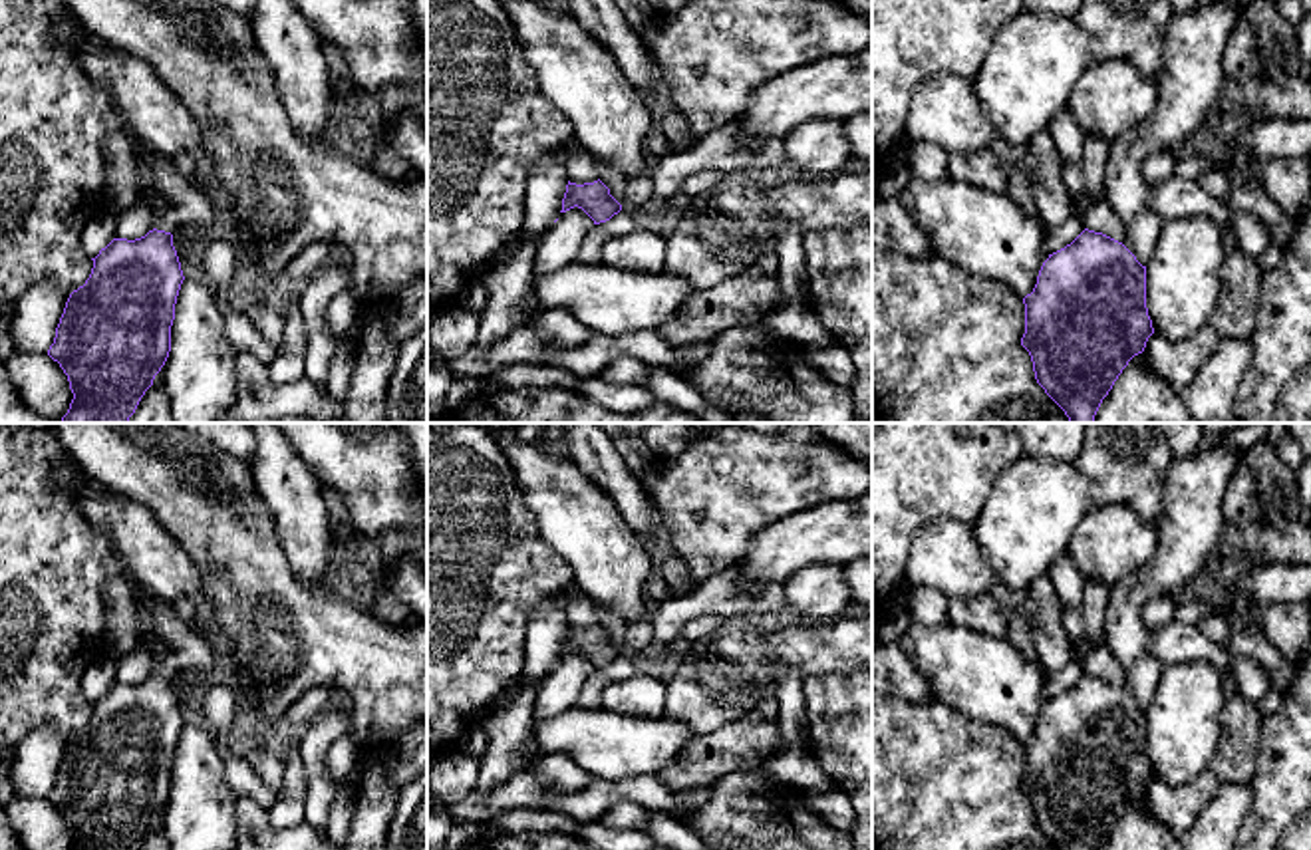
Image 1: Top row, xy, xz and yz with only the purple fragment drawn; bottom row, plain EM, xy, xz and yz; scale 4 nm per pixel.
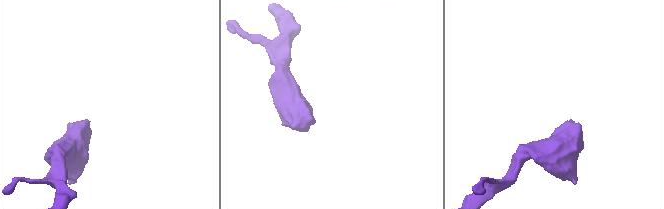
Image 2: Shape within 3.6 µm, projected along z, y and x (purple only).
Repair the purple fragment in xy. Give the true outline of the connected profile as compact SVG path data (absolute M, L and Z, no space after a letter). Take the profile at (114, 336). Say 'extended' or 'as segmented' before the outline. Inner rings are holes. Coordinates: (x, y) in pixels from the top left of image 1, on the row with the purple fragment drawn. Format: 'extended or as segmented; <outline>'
extended; M153 149L137 161L137 195L153 211L153 228L135 240L113 238L91 258L91 274L70 294L48 350L73 393L60 423L129 423L171 352L175 304L185 280L173 232L191 224L209 226L218 214L207 193L185 179L171 157Z

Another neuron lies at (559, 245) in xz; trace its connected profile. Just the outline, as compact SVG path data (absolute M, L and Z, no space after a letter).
M578 207L560 212L558 220L536 238L532 284L526 296L526 310L538 314L538 298L534 292L534 280L576 262L580 244L586 232L594 226L594 220Z

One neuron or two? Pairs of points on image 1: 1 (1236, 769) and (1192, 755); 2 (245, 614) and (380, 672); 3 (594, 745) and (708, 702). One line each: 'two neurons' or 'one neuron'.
1: two neurons
2: one neuron
3: two neurons

